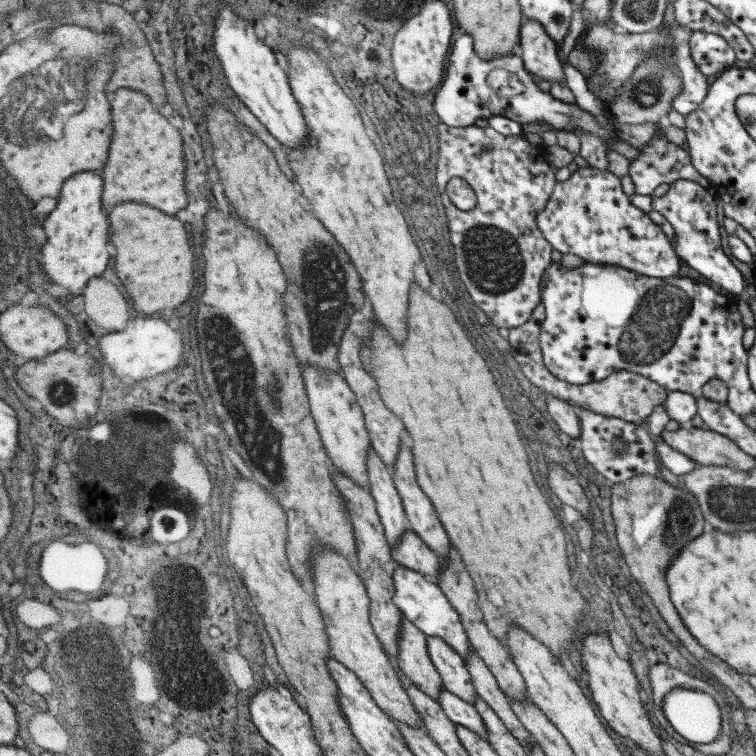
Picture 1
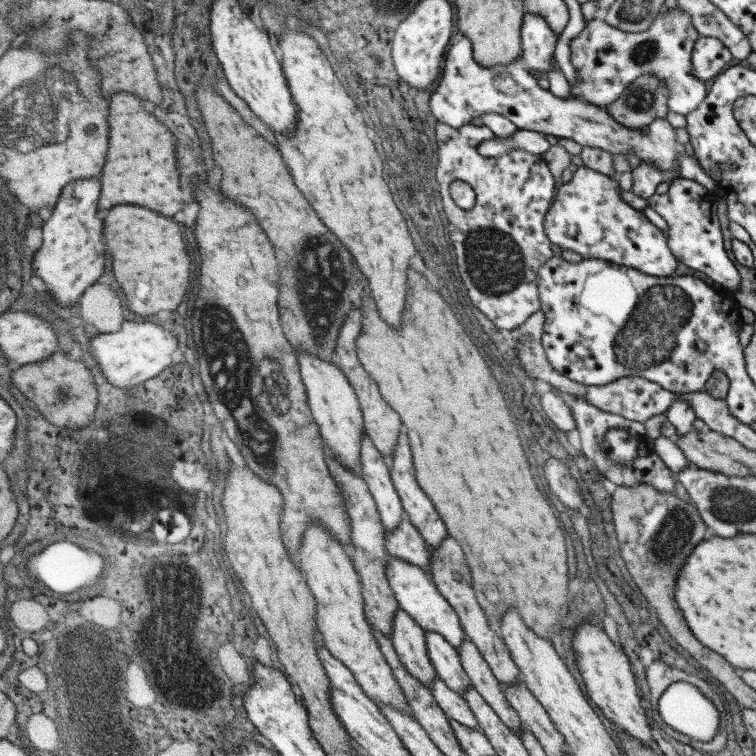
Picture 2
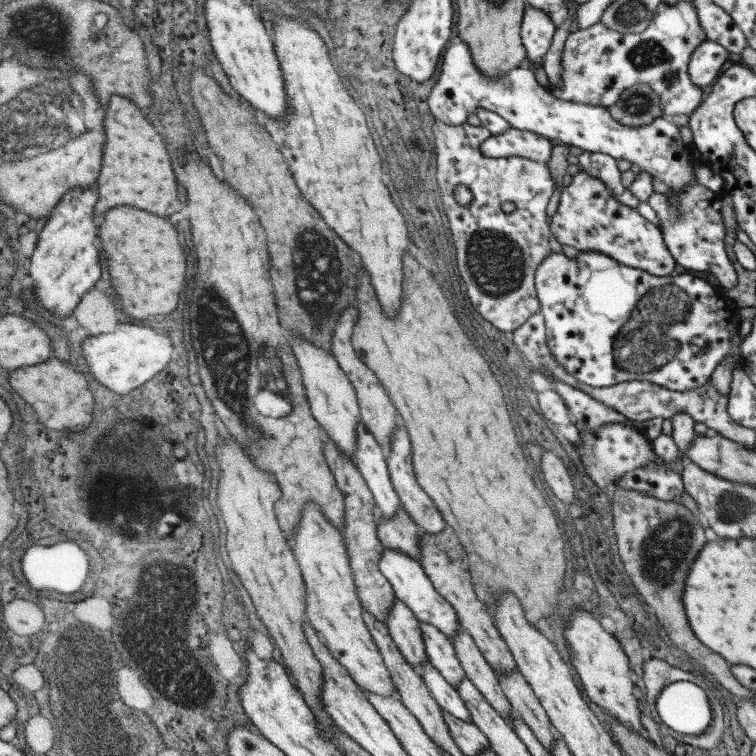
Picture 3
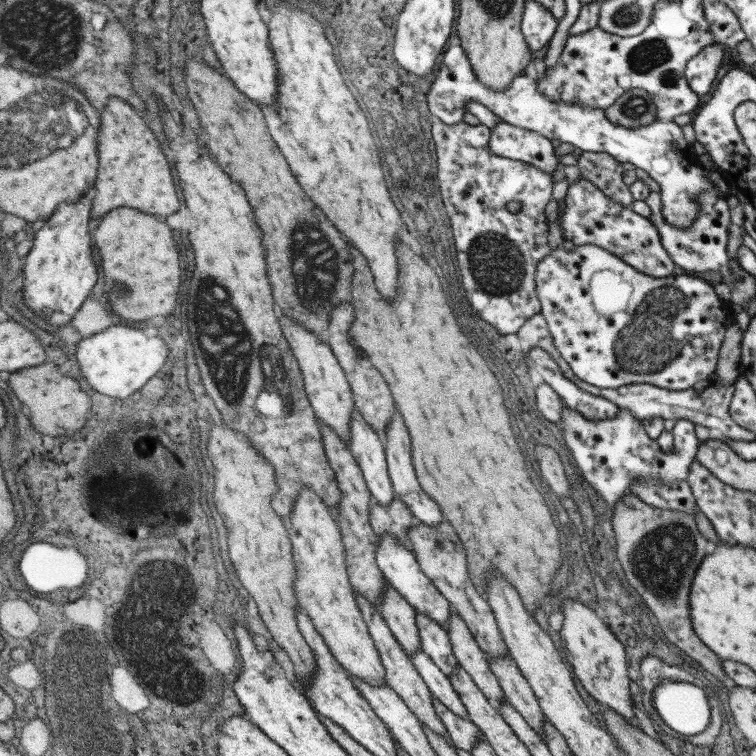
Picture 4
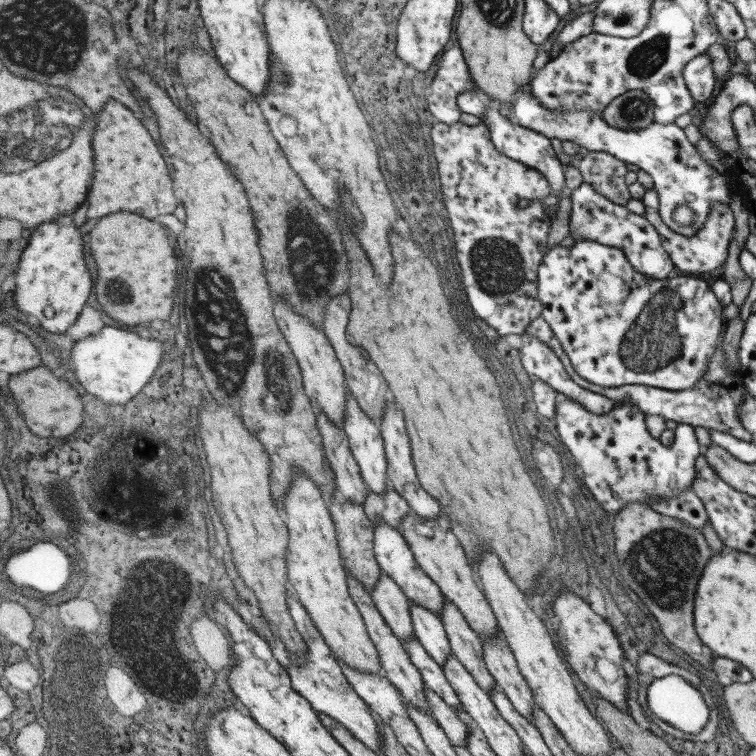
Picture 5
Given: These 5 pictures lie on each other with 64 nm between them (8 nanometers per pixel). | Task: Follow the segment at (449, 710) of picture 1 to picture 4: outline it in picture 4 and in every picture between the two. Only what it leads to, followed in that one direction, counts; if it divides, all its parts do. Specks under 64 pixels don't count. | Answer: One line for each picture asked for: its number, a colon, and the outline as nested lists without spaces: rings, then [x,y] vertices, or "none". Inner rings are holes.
2: [[[435,678],[431,682],[431,694],[433,694],[433,700],[437,700],[437,706],[443,710],[443,714],[447,718],[453,718],[463,726],[479,730],[471,708],[465,704],[465,700],[457,692],[447,688],[447,684],[441,678]]]
3: [[[425,658],[425,662],[417,668],[419,676],[423,678],[427,690],[431,692],[433,700],[439,704],[441,710],[447,710],[449,714],[453,714],[455,718],[463,720],[463,722],[471,722],[471,714],[469,710],[465,708],[463,700],[459,698],[457,690],[433,668],[433,664]]]
4: [[[419,648],[417,654],[409,656],[413,662],[413,668],[419,672],[419,676],[423,678],[423,682],[427,684],[431,696],[435,700],[439,700],[441,704],[445,704],[453,714],[461,716],[463,720],[467,718],[467,710],[459,698],[459,694],[453,690],[449,678],[437,668],[437,664]]]

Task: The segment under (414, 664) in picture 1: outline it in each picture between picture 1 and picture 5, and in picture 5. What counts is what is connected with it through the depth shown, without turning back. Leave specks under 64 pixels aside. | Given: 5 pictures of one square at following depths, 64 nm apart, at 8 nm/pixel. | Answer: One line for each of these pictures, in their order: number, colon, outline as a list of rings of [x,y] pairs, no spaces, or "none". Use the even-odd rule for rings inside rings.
2: [[[397,608],[393,616],[391,638],[399,660],[409,670],[409,674],[417,678],[427,690],[431,690],[431,682],[437,678],[437,672],[427,656],[425,630],[403,608]]]
3: [[[393,600],[391,614],[387,618],[387,626],[393,634],[393,642],[397,644],[399,652],[417,672],[417,668],[425,662],[427,654],[423,648],[419,620],[415,618],[413,610],[409,610],[401,600]]]
4: [[[383,588],[385,596],[383,596],[383,604],[381,604],[381,614],[385,616],[387,624],[391,626],[391,634],[397,638],[397,642],[401,644],[401,648],[413,656],[419,652],[421,642],[419,642],[419,632],[415,626],[415,608],[395,590],[391,588]]]
5: [[[381,572],[381,580],[375,588],[371,588],[375,604],[379,606],[381,614],[385,616],[387,624],[391,626],[393,634],[403,642],[415,638],[413,626],[411,626],[411,614],[409,614],[409,598],[401,592],[401,588],[391,580],[389,574]]]

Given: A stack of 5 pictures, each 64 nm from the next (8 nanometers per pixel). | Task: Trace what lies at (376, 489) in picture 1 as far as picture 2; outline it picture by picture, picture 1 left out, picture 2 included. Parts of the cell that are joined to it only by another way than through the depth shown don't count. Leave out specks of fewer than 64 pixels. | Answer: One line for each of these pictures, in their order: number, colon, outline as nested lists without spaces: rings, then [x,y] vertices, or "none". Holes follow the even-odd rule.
2: [[[369,436],[363,442],[361,466],[363,466],[363,476],[367,484],[371,486],[371,494],[375,496],[375,502],[379,504],[379,514],[383,516],[383,524],[387,532],[391,532],[403,520],[403,510],[401,510],[403,504],[391,486],[393,480],[391,480],[389,460],[379,452],[379,448],[373,444]]]

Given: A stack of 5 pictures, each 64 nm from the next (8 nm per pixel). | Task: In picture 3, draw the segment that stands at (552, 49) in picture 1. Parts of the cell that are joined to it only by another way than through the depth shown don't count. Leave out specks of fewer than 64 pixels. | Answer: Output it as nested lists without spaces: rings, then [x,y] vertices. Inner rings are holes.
[[[525,6],[523,22],[521,22],[521,42],[527,52],[527,62],[543,60],[545,52],[551,46],[555,30],[557,28],[551,24],[551,20],[545,14],[541,14],[535,8]]]

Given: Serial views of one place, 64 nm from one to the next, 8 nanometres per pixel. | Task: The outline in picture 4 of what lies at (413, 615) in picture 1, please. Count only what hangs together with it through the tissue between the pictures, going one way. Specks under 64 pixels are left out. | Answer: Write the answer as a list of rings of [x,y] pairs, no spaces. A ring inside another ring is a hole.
[[[385,534],[381,538],[381,544],[379,544],[379,552],[377,552],[377,558],[379,558],[379,568],[381,572],[387,576],[387,582],[391,584],[391,588],[395,588],[413,608],[417,614],[423,614],[423,616],[429,616],[431,620],[439,622],[443,628],[449,624],[449,614],[451,614],[451,604],[449,600],[445,600],[437,588],[433,588],[433,584],[421,574],[419,570],[419,564],[413,556],[413,552],[403,546],[401,542],[397,542],[393,538],[393,534]]]

